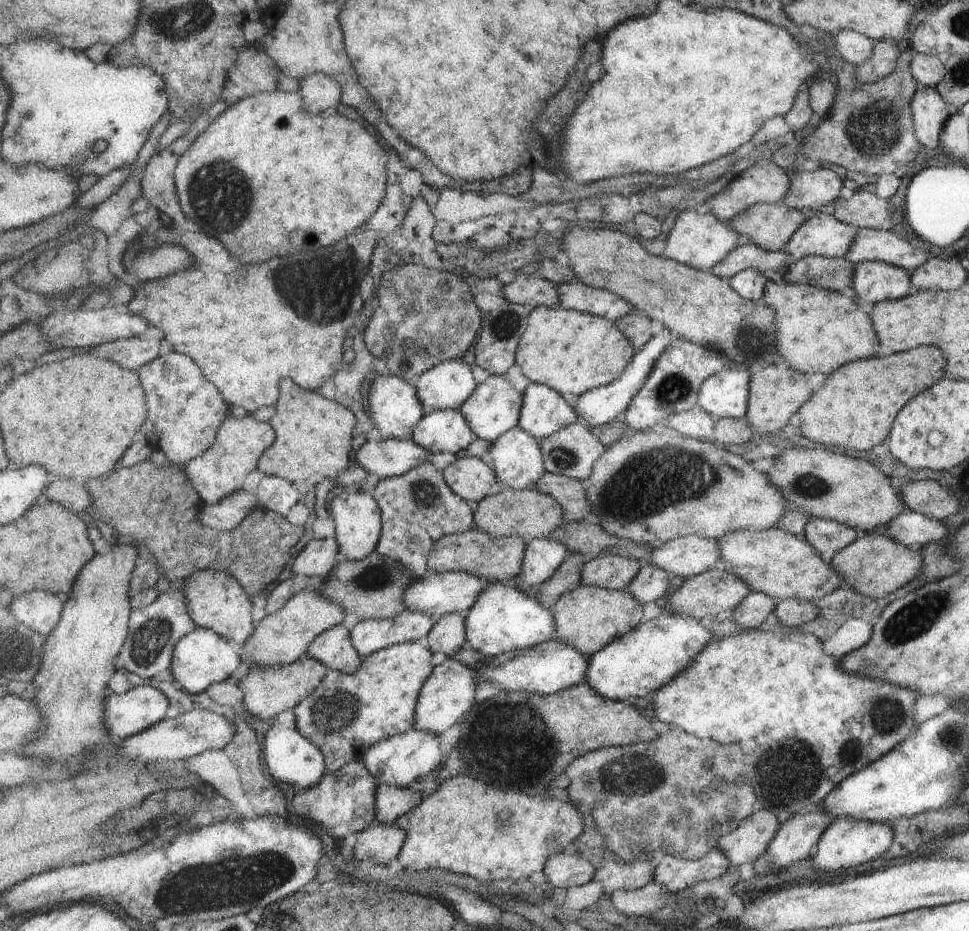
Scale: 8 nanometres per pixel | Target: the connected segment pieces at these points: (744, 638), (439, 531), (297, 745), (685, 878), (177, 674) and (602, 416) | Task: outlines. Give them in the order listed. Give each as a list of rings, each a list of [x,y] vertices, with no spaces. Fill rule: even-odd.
[[[746,629],[744,632],[726,636],[715,642],[711,640],[699,656],[692,660],[687,670],[681,671],[680,675],[677,675],[671,683],[655,691],[650,700],[654,709],[654,716],[661,722],[681,726],[689,734],[695,734],[695,736],[701,736],[701,738],[711,738],[711,740],[717,740],[719,744],[729,744],[729,742],[741,744],[743,746],[741,752],[745,752],[745,764],[749,764],[749,780],[753,780],[752,787],[754,789],[759,788],[759,790],[755,790],[759,808],[768,810],[776,816],[778,828],[791,817],[813,811],[815,807],[819,806],[822,798],[829,791],[832,791],[833,787],[836,787],[837,783],[840,783],[849,775],[859,772],[871,761],[877,760],[880,756],[893,750],[905,739],[911,738],[915,728],[913,726],[915,722],[912,717],[912,708],[914,700],[917,698],[916,692],[868,677],[858,677],[851,673],[844,673],[838,667],[837,658],[826,655],[821,650],[821,645],[821,641],[810,634],[787,631],[786,635],[783,636],[777,632],[757,631],[755,629]]]
[[[429,461],[404,475],[380,479],[371,492],[380,506],[384,527],[376,551],[386,559],[393,559],[414,579],[430,573],[428,556],[435,544],[447,535],[466,533],[476,528],[471,505],[447,484],[444,472]]]
[[[281,724],[273,725],[266,733],[264,740],[264,763],[267,771],[275,780],[287,782],[292,786],[307,789],[317,786],[329,772],[326,758],[317,745],[305,738],[303,734],[294,729],[287,729]]]
[[[716,848],[702,856],[700,861],[688,862],[684,857],[665,854],[650,861],[655,864],[653,882],[663,885],[671,893],[690,889],[701,880],[719,878],[729,866],[723,853]]]
[[[197,627],[195,631],[184,636],[173,651],[171,672],[179,686],[191,694],[207,692],[215,683],[232,680],[241,670],[241,658],[236,649],[230,646],[232,641],[225,639],[214,630]]]
[[[665,329],[661,334],[653,337],[647,343],[646,347],[637,351],[636,357],[628,364],[625,372],[615,382],[593,389],[571,400],[577,414],[586,423],[585,426],[590,428],[612,423],[617,416],[624,414],[627,408],[629,408],[633,397],[638,393],[638,390],[641,390],[646,378],[652,373],[656,360],[665,352],[667,346],[669,346],[664,344],[665,338],[669,335],[673,337],[672,332]]]

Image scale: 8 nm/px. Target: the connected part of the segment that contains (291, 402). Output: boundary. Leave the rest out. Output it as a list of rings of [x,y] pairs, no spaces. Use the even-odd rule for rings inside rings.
[[[293,380],[281,382],[281,400],[277,414],[271,420],[277,428],[277,444],[265,451],[260,458],[258,470],[272,477],[283,477],[295,481],[309,481],[316,478],[338,477],[347,470],[351,456],[351,440],[359,430],[356,414],[345,404],[303,390]]]

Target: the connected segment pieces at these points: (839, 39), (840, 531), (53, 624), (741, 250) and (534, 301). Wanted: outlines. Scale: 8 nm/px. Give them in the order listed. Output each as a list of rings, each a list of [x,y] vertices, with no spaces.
[[[847,29],[837,31],[831,44],[835,44],[835,50],[850,67],[862,65],[872,55],[872,40]]]
[[[811,519],[806,522],[800,535],[820,556],[829,556],[851,544],[860,535],[856,529],[827,519]]]
[[[49,591],[29,592],[15,600],[9,608],[19,622],[43,636],[49,636],[60,623],[64,602]]]
[[[740,243],[732,251],[729,251],[725,259],[710,266],[705,272],[713,273],[716,277],[729,280],[738,272],[745,269],[784,271],[795,262],[791,255],[783,251],[765,251],[751,243]]]
[[[520,274],[516,279],[503,285],[505,300],[512,303],[537,307],[559,307],[558,285],[535,274]]]

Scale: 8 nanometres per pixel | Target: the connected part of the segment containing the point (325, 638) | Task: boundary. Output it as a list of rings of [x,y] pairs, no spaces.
[[[351,623],[337,625],[322,632],[308,650],[311,658],[334,671],[355,674],[364,659],[352,641]]]

